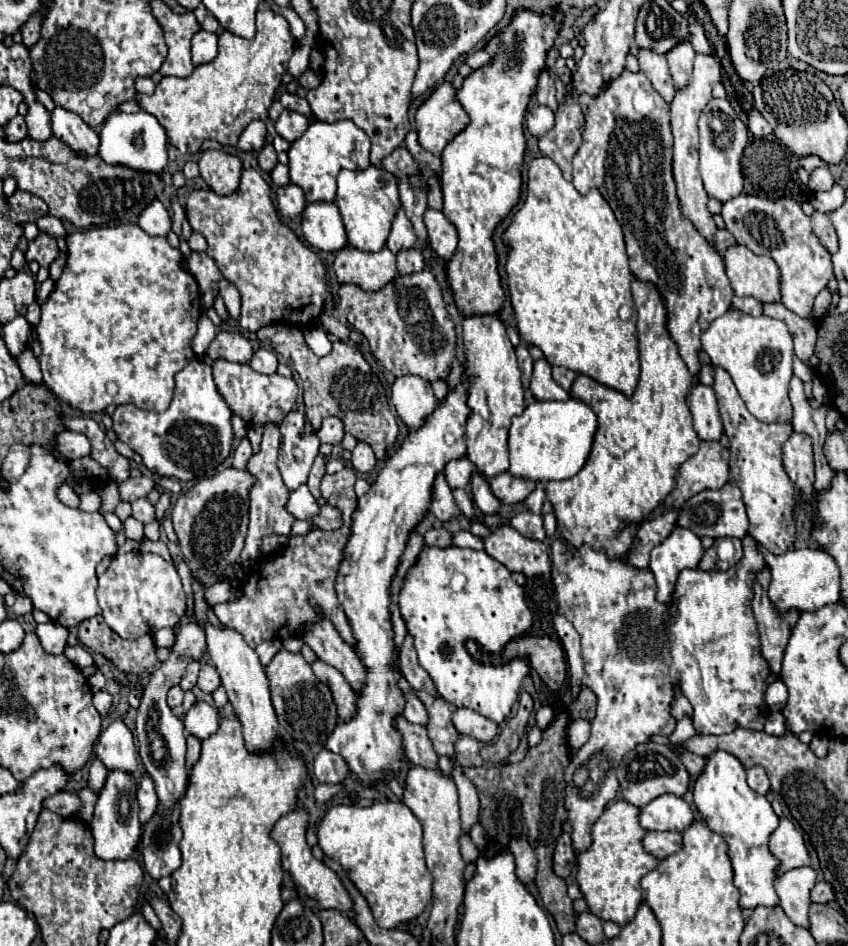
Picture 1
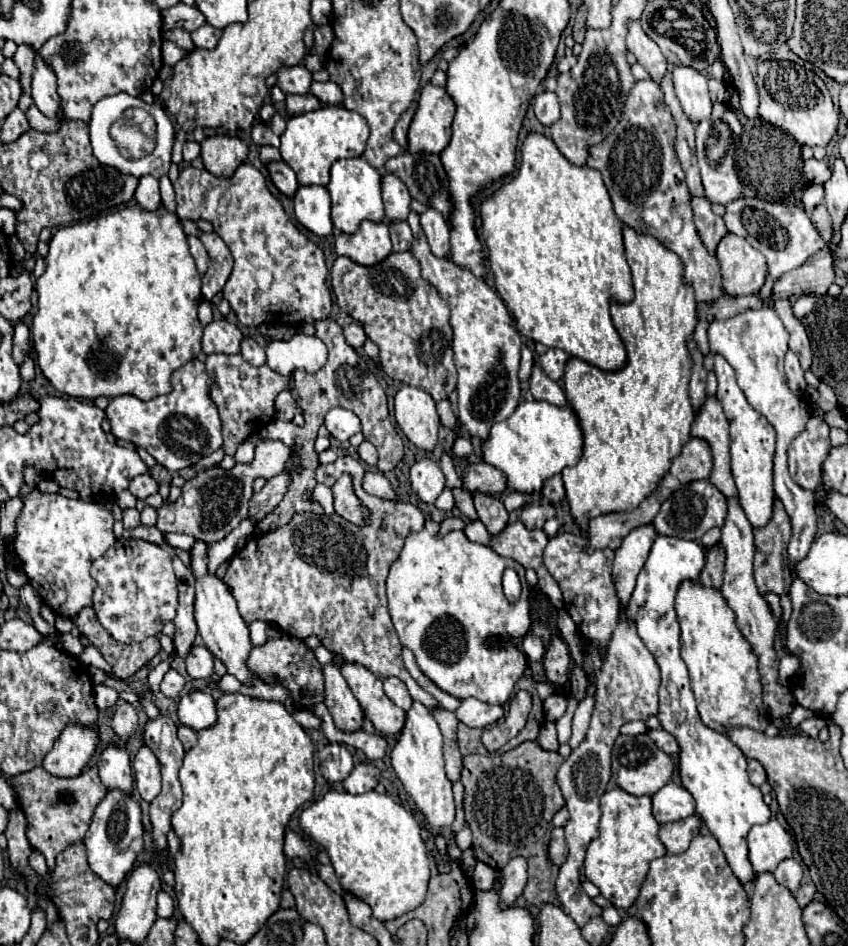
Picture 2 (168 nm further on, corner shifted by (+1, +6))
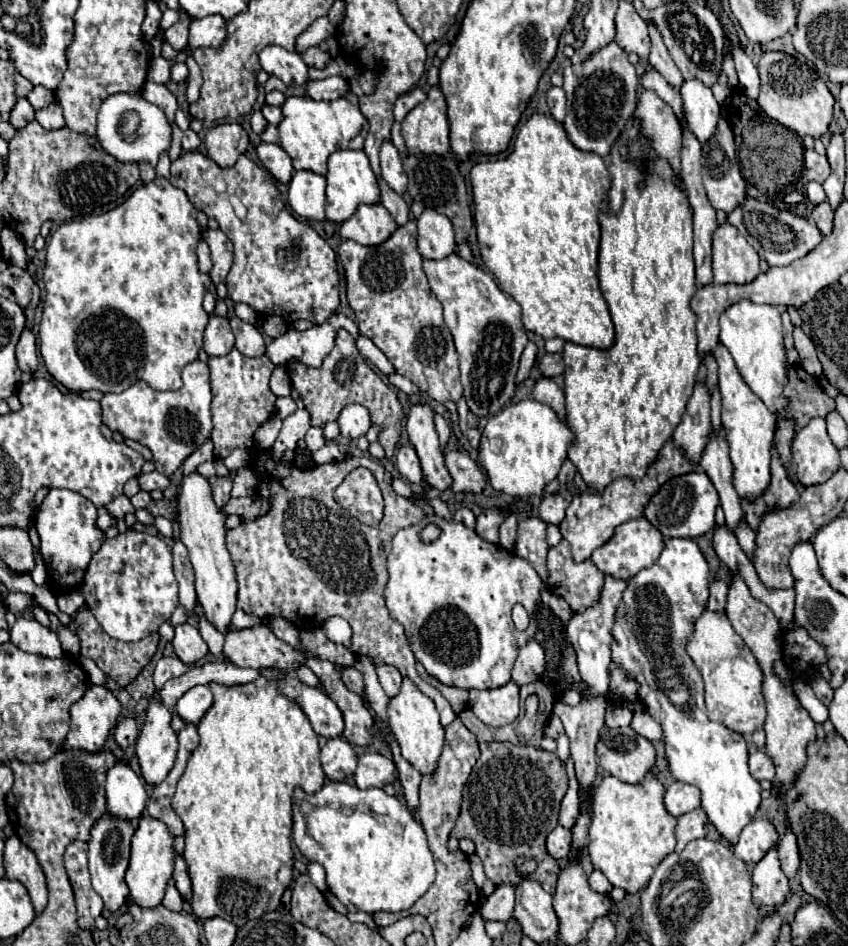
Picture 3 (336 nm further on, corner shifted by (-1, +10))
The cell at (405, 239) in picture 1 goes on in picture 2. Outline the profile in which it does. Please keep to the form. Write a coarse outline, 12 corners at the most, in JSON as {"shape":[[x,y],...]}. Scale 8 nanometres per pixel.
{"shape":[[382,175],[382,199],[390,221],[406,221],[410,193],[398,177]]}

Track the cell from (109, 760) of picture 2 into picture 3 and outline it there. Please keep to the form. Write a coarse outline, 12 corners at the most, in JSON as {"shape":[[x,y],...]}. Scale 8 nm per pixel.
{"shape":[[128,765],[108,771],[112,817],[136,821],[146,807],[144,781]]}

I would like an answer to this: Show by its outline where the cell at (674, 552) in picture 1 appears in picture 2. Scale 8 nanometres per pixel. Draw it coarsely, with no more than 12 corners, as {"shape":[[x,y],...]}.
{"shape":[[658,535],[626,607],[662,671],[658,719],[682,785],[744,885],[772,817],[744,753],[696,711],[674,597],[696,541]]}

